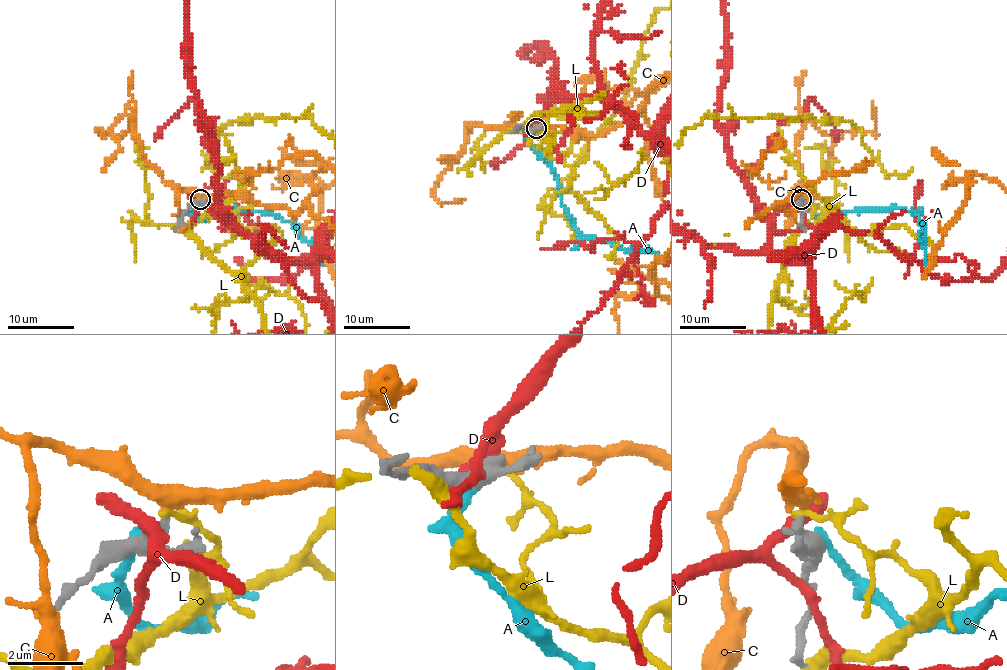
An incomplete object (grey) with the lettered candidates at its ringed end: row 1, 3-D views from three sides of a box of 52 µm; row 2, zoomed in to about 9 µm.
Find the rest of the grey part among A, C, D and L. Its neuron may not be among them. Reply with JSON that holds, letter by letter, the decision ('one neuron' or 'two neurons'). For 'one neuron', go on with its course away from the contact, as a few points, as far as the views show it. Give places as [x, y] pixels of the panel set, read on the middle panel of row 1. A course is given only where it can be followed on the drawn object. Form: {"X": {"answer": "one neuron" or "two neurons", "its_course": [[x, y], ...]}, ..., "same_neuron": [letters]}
{"A": {"answer": "two neurons"}, "C": {"answer": "two neurons"}, "D": {"answer": "two neurons"}, "L": {"answer": "two neurons"}, "same_neuron": []}

